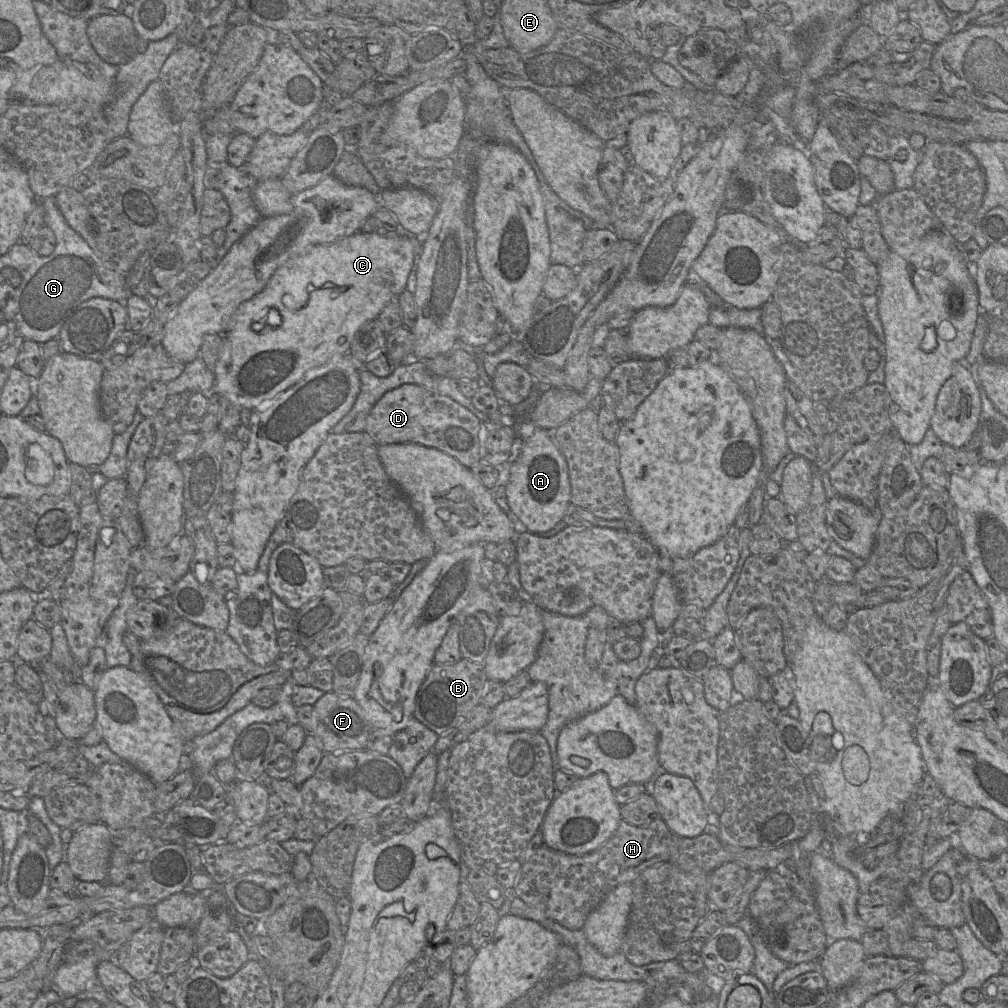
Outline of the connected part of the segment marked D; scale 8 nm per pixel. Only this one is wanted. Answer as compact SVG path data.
M403 384L386 392L371 409L364 432L376 445L420 444L440 450L468 468L481 461L483 422L452 398L416 384Z

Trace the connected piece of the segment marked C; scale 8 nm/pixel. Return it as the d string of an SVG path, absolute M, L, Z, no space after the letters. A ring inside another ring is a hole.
M356 232L349 237L329 244L316 245L304 254L294 257L281 265L272 275L265 288L248 301L243 302L233 318L233 325L227 333L231 342L231 366L224 375L215 376L213 392L218 396L224 396L231 403L253 410L262 401L274 398L288 388L299 382L303 376L310 370L328 363L334 356L344 356L350 353L351 343L356 333L369 321L376 319L382 309L391 301L397 300L397 297L406 289L409 274L412 270L416 271L416 264L421 252L422 241L413 235L403 236L404 232L385 232L384 233L363 233ZM271 310L278 311L280 316L279 325L269 325L260 332L253 330L252 325L255 322L264 321L266 314Z

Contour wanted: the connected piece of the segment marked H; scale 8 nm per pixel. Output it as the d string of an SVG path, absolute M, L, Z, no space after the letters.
M661 818L647 827L620 821L615 834L594 852L576 856L542 844L521 867L514 893L529 906L570 930L582 929L587 916L618 885L630 884L646 868L669 862L675 836Z

